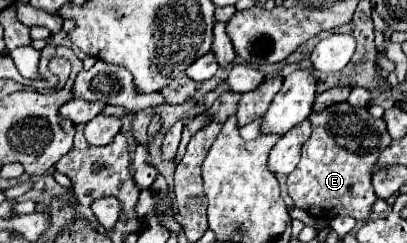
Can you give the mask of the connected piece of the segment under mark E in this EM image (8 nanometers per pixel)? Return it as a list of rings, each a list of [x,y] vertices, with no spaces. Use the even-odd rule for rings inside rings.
[[[346,101],[334,103],[322,111],[312,111],[310,121],[312,135],[302,147],[298,167],[286,181],[294,207],[324,221],[338,215],[350,215],[356,221],[370,219],[372,205],[378,199],[372,187],[372,169],[380,153],[390,145],[384,121],[374,119],[366,107],[356,109]]]

